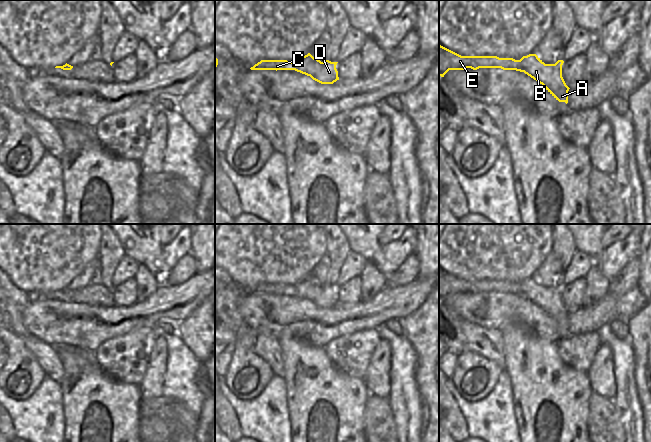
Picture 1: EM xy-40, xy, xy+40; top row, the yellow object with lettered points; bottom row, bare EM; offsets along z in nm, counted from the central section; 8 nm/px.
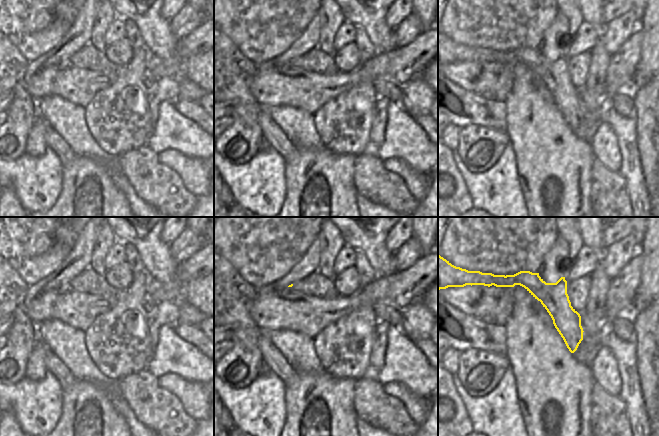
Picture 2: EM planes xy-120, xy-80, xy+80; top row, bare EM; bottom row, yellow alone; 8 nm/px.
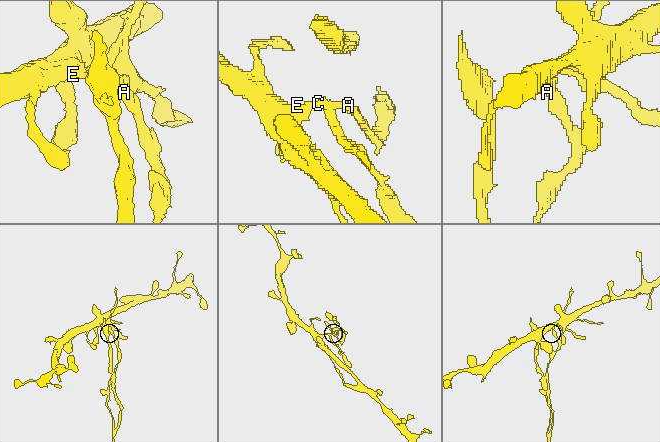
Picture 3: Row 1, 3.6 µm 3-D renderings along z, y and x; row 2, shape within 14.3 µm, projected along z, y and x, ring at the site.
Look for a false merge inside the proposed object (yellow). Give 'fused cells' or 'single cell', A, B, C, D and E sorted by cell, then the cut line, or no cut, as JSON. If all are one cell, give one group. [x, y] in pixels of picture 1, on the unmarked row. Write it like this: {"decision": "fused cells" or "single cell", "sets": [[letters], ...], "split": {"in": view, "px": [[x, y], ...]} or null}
{"decision": "fused cells", "sets": [["A", "B", "D"], ["C", "E"]], "split": {"in": "xy", "px": [[323, 286], [316, 291], [316, 295], [310, 300]]}}

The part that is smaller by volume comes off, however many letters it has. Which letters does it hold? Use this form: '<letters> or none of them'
A, B, D

